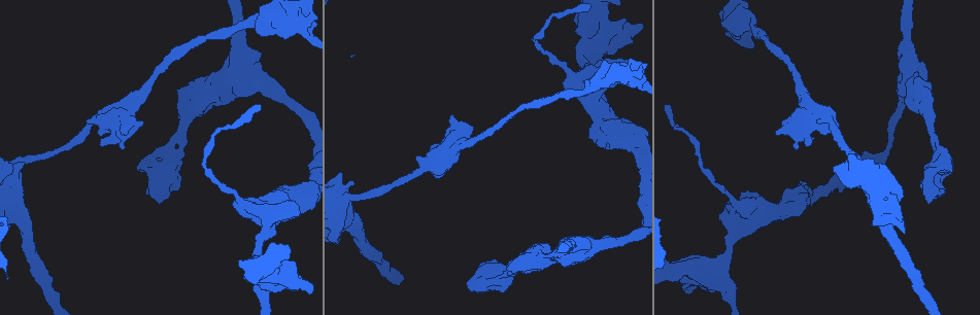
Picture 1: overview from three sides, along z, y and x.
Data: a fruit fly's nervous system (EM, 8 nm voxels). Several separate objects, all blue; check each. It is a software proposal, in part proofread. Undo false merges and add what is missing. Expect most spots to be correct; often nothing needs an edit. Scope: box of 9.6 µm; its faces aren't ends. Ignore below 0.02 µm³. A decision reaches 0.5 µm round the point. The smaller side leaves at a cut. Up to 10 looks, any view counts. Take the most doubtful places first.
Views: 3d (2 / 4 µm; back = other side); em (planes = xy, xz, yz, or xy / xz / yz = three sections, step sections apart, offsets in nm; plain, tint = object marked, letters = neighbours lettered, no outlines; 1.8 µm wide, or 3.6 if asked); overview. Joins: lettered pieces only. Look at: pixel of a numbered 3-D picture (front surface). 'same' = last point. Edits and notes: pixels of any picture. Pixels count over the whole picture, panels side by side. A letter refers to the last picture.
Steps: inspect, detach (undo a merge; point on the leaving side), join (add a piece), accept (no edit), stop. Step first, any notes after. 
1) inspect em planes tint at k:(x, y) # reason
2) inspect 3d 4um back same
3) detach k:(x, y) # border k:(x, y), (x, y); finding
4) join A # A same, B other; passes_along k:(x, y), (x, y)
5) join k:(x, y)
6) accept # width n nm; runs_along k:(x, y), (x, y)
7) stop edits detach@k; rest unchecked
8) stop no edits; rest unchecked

inspect em yz step 8 letters at 1:(492, 268) # sharp bend

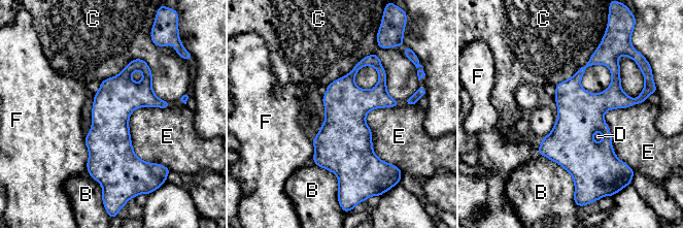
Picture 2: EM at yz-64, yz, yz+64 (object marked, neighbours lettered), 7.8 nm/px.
inspect em planes letters same

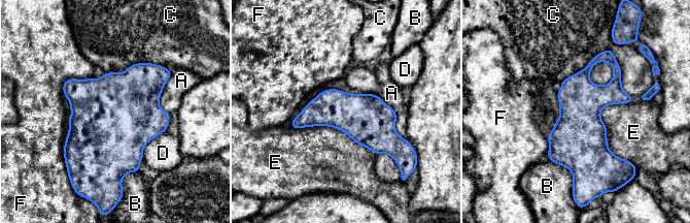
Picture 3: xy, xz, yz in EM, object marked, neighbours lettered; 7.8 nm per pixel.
accept # A other, B other, C other, D other, E other, F other; border 3:(608, 104), (608, 147), (627, 160); continuous, no second cell

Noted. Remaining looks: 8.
inspect em 3.6um planes plain at 1:(9, 203) # calibre changes

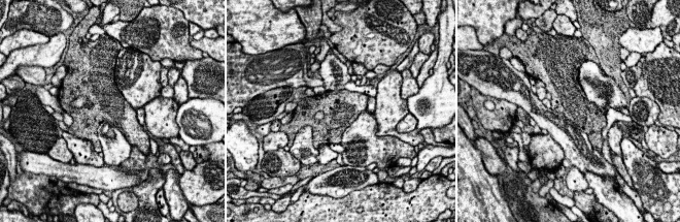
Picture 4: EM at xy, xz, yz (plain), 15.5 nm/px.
inspect em 3.6um planes letters same

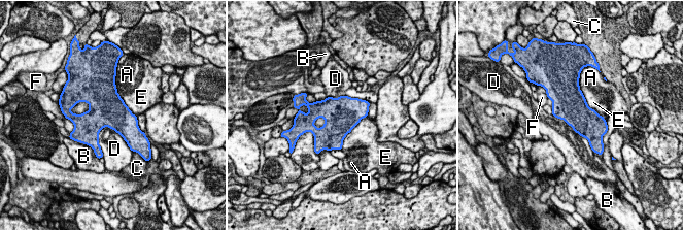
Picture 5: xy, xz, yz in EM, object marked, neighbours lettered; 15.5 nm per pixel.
accept # A other, B other, C other, D other, E other, F other; border 5:(98, 133), (109, 127), (129, 146); continuous, no second cell

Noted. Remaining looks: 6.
inspect 3d 2um at 1:(620, 27) # sudden change in width

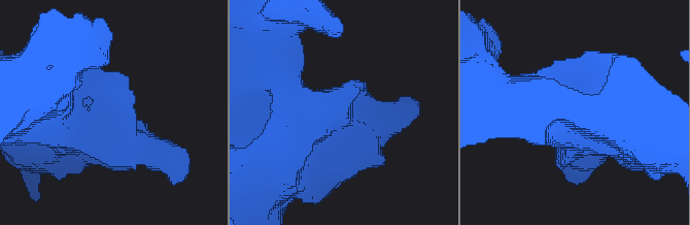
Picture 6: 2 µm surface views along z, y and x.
inspect em xy step 16 tint at 6:(341, 114) # arm_widths 440, 600 nm

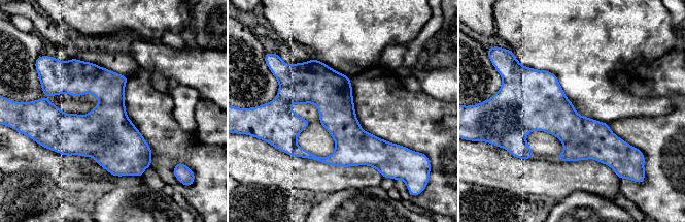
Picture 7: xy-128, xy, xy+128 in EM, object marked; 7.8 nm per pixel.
inspect em yz step 16 letters same # another direction

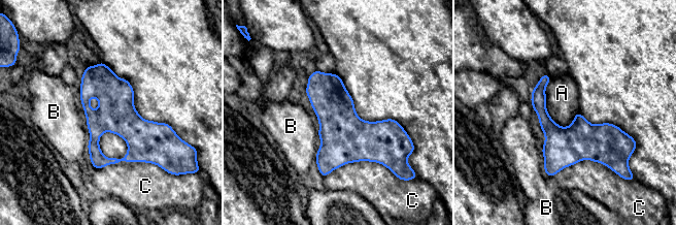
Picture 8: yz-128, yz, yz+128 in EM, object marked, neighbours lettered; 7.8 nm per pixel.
accept # width 90 nm; longest_contact C 500 nm; A other, B other, C other; all the same cell

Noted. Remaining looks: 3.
inspect em planes tint at 1:(197, 106)

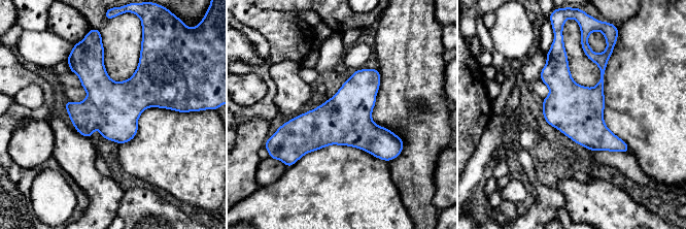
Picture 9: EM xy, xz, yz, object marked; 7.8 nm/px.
inspect em planes letters same # what lies round it

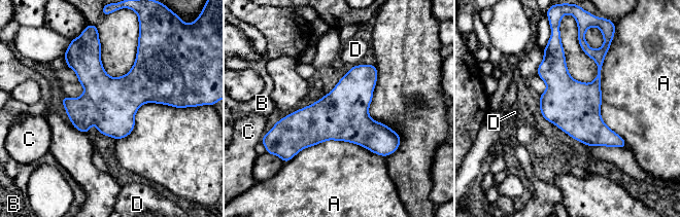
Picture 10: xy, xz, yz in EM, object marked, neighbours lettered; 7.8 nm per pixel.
accept # width 400 nm; A other, B other, C other, D other; border 10:(608, 50), (601, 118), (626, 145); continuous, no second cell

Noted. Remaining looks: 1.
stop no edits; rest unchecked

